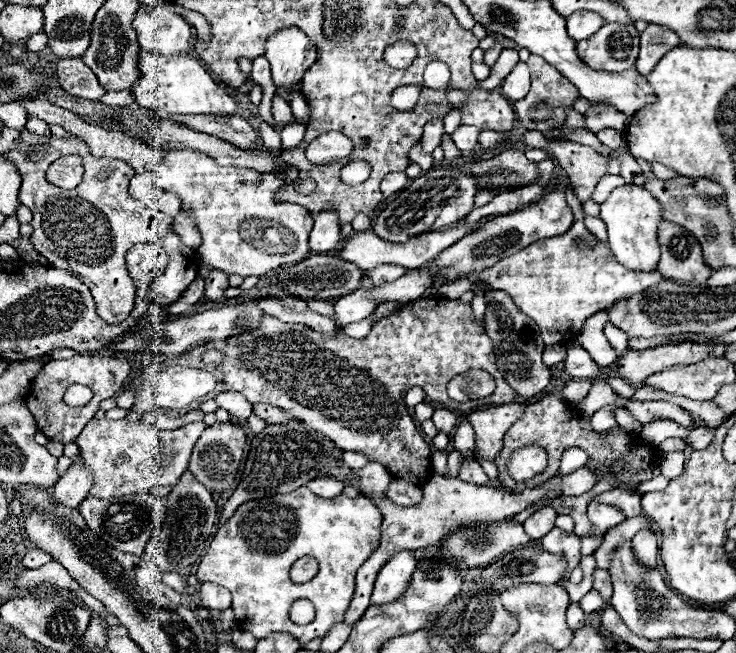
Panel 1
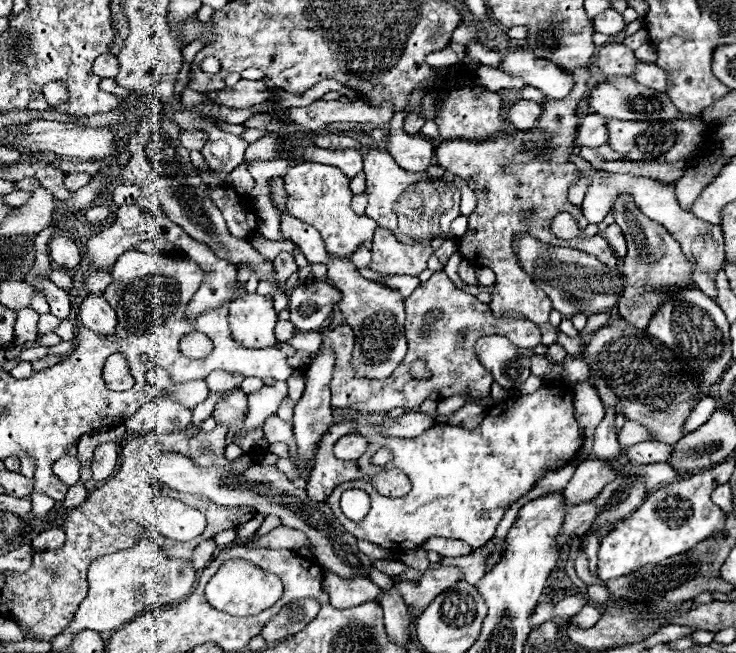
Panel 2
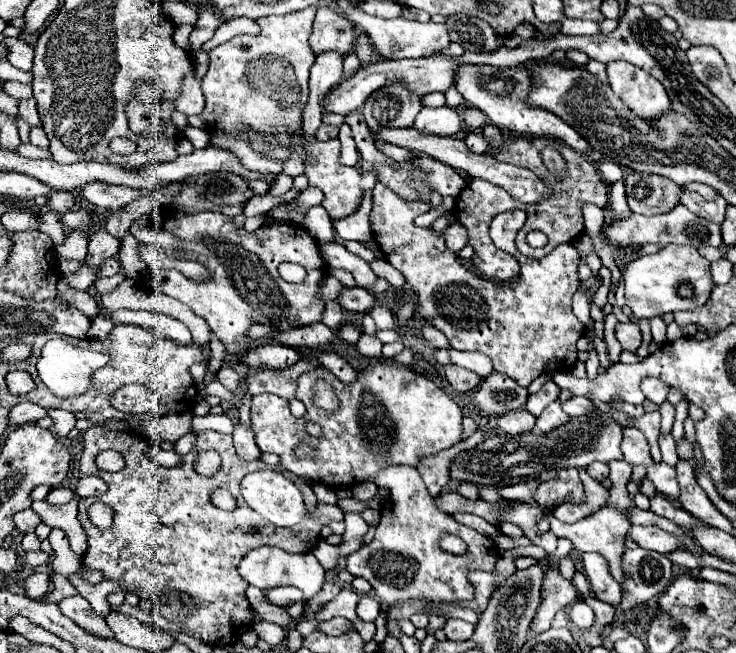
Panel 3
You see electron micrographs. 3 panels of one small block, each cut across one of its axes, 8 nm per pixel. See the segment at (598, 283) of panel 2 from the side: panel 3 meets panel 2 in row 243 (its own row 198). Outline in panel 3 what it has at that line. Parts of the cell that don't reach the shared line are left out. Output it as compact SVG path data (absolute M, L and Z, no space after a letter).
M380 128L378 132L378 138L382 142L390 142L394 146L402 146L402 148L408 148L410 152L424 152L464 174L470 174L474 178L484 178L500 188L504 188L514 200L520 200L524 204L532 204L534 200L540 200L542 196L546 196L550 190L542 184L542 180L526 170L526 168L520 168L520 166L514 166L514 164L506 164L506 162L496 162L492 156L488 154L474 154L468 150L468 146L464 144L464 140L458 140L458 138L442 138L442 136L424 136L420 132L416 132L414 128Z

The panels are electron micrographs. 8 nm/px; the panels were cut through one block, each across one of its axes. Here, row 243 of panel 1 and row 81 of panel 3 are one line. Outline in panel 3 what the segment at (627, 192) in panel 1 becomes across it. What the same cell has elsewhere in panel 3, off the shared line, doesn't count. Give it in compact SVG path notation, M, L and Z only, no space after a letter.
M616 60L606 64L606 72L614 94L638 118L652 122L672 112L672 104L664 86L642 68L624 60Z

